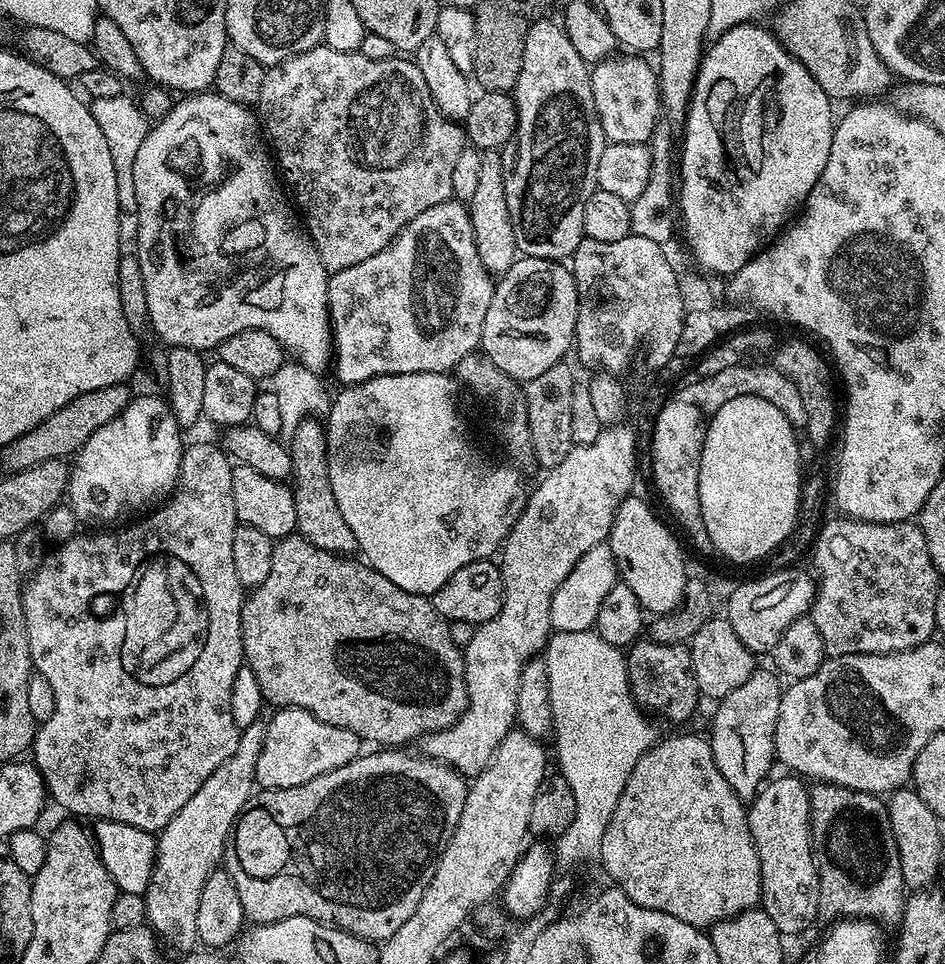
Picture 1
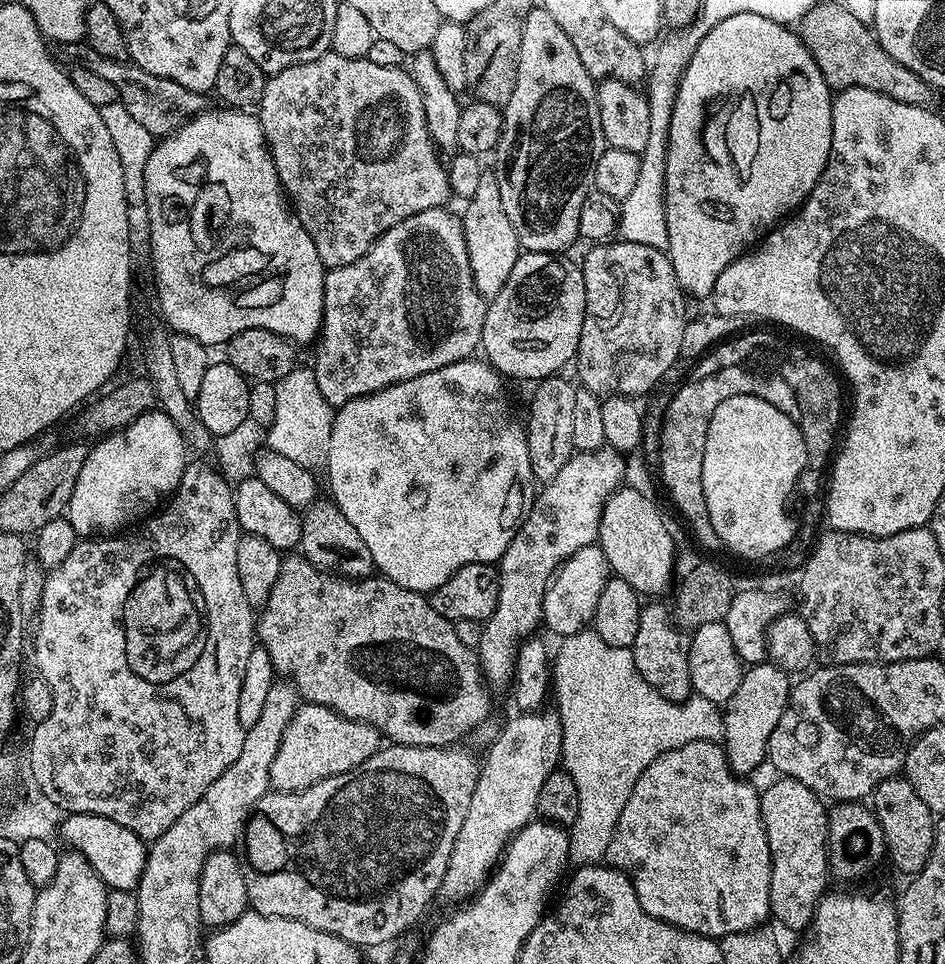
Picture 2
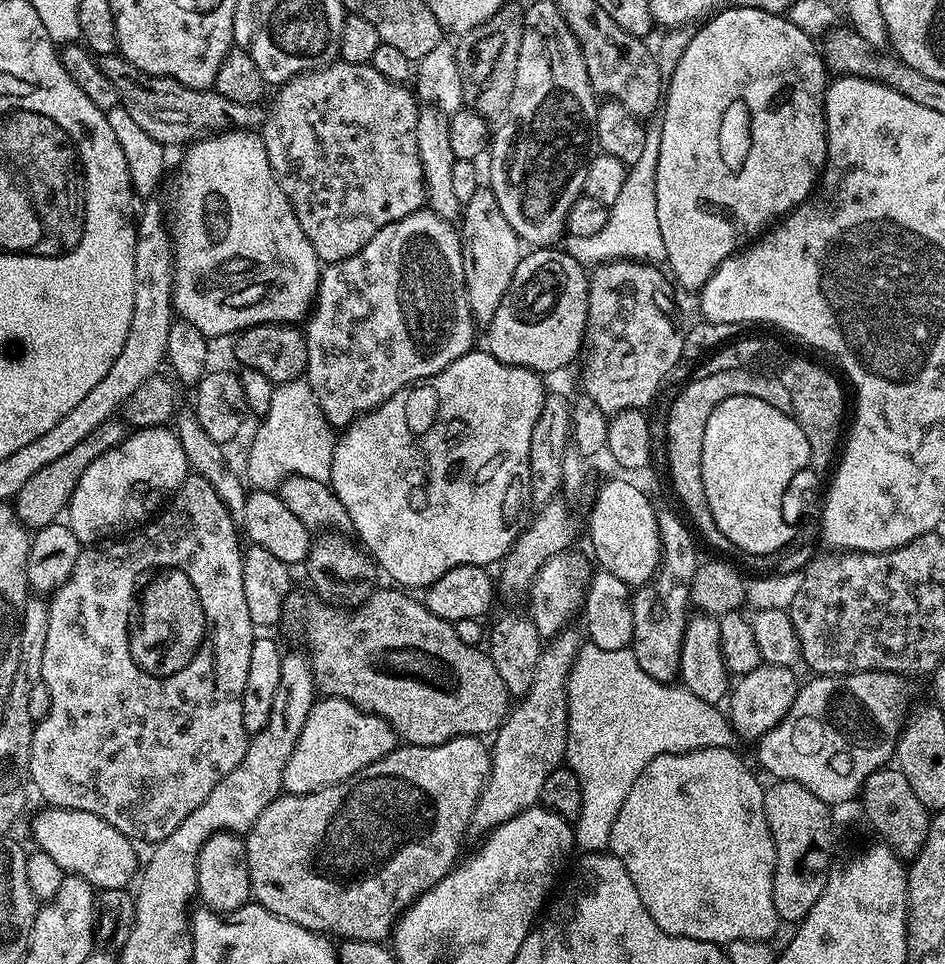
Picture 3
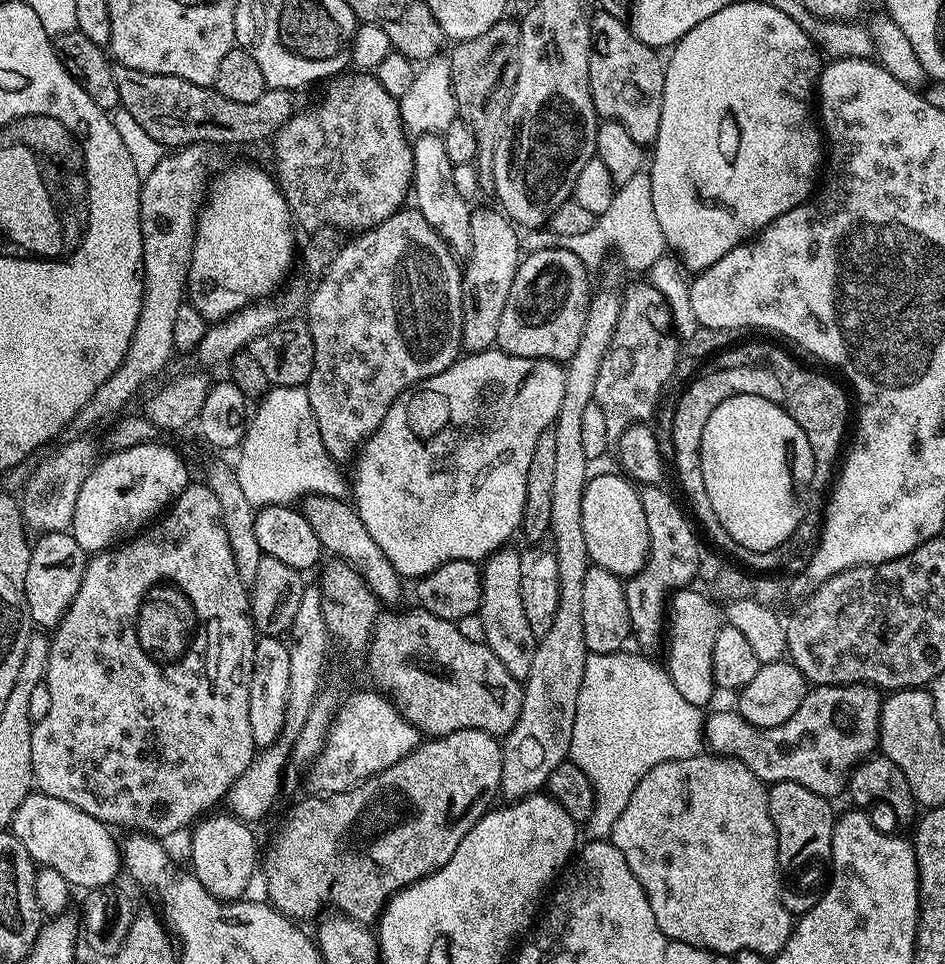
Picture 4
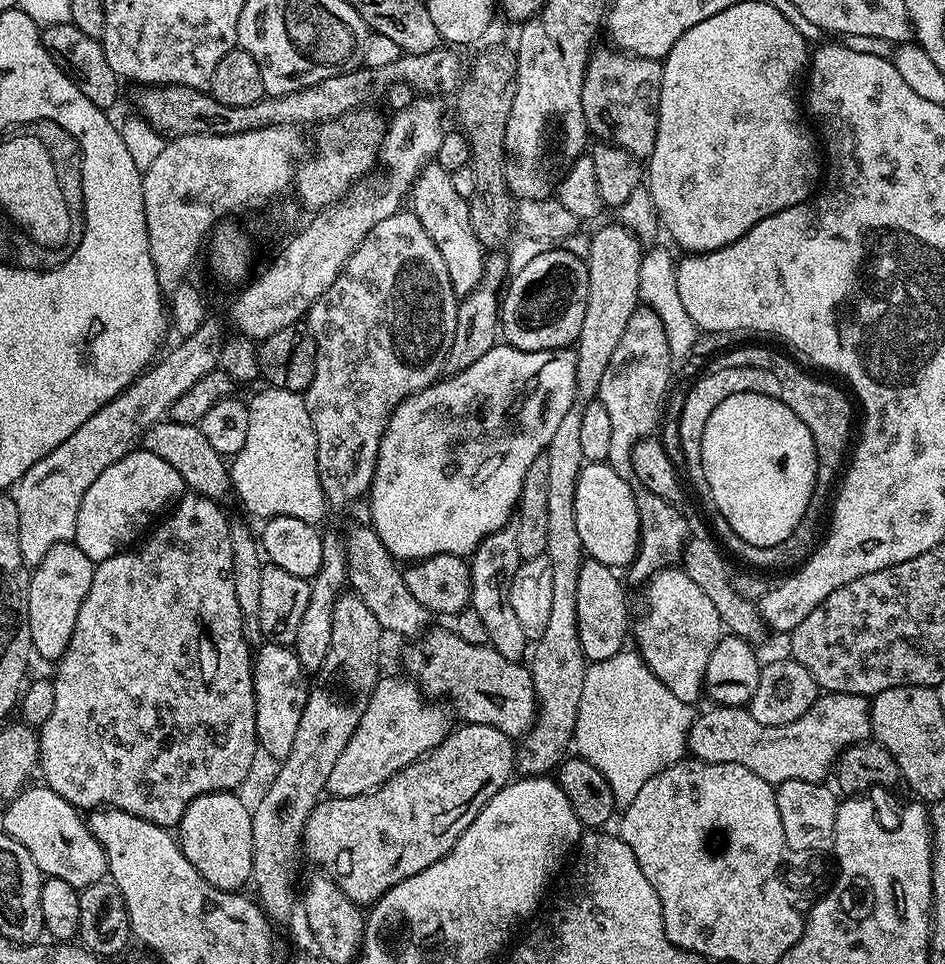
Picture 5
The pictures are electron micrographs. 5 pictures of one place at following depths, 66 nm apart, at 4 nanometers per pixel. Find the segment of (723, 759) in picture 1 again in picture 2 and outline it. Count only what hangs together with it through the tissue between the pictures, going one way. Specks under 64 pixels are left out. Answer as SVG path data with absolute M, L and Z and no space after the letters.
M765 662L753 664L745 671L738 690L734 690L734 698L723 705L724 739L722 747L728 764L737 777L744 778L761 763L765 763L768 755L770 734L774 734L774 726L778 726L778 718L788 705L790 676L777 664Z

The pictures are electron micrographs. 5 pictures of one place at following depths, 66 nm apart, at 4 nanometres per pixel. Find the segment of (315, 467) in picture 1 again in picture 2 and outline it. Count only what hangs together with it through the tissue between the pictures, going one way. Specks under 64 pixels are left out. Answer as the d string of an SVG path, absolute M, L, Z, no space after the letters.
M318 498L309 508L303 509L300 525L299 551L304 559L309 560L314 567L323 572L331 572L333 576L342 576L350 580L362 580L374 572L370 558L370 550L366 550L366 542L362 542L358 530L350 526L350 518L342 514L342 510L331 498Z

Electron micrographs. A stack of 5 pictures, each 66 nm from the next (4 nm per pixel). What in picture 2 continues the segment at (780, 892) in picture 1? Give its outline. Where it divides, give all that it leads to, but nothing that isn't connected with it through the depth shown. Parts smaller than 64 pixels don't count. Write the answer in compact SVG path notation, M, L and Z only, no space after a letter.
M776 778L776 781L760 792L760 814L762 826L766 832L766 842L770 848L772 869L770 870L770 913L771 919L785 924L788 928L807 929L814 917L816 907L826 894L830 884L830 869L828 867L828 813L826 804L802 782L787 778Z

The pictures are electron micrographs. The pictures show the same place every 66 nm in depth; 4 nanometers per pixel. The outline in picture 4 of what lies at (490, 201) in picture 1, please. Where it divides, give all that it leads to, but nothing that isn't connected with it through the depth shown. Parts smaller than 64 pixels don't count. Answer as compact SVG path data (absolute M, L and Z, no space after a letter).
M499 207L472 208L470 218L470 250L462 268L464 293L462 294L462 338L460 347L465 353L485 352L498 338L498 322L502 322L502 310L506 298L510 298L510 286L514 286L514 274L518 274L522 251L516 237L517 225L513 224Z

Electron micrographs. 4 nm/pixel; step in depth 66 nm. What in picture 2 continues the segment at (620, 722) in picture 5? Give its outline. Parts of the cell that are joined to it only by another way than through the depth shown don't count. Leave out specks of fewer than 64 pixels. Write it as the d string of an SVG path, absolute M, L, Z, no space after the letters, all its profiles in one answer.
M585 630L575 632L573 636L565 636L559 641L560 649L555 649L554 659L550 664L550 692L556 696L556 704L554 711L560 716L562 724L562 746L560 747L560 759L562 761L563 771L570 774L570 778L574 778L574 787L578 789L578 818L574 818L574 822L567 829L568 834L568 858L573 865L583 866L585 864L601 863L608 855L608 847L610 846L610 838L614 838L614 830L618 818L622 814L622 806L626 806L626 798L630 794L630 790L634 790L634 782L638 782L638 778L642 774L642 770L646 770L646 766L650 766L650 762L654 762L654 758L658 758L663 752L674 750L678 746L686 746L690 742L698 742L699 740L715 740L717 742L724 739L724 713L721 705L710 702L710 698L702 698L695 694L686 700L668 700L662 694L658 694L656 690L644 678L642 674L638 674L638 666L634 666L634 658L632 657L631 648L619 648L618 646L606 646L606 642L602 642L602 638L598 638L595 630Z

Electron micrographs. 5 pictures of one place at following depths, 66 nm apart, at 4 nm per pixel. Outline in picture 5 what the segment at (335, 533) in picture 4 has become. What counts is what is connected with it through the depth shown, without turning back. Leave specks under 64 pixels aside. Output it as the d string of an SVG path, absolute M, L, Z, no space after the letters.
M367 523L349 530L345 558L348 563L347 583L351 591L360 596L366 606L370 606L374 618L378 618L385 633L393 632L396 636L416 638L429 627L430 614L422 606L422 602L418 602L418 598L414 598L414 594L406 590L401 565L390 554L390 550L386 550L382 538L378 538L376 531Z

